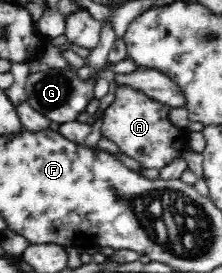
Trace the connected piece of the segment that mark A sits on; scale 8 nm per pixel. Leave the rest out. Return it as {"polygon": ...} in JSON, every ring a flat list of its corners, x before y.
{"polygon":[[120,85,115,90,113,102,103,114,100,133,102,137,112,140,119,152,139,162,141,168,160,170,179,157,182,140,186,136,172,125,169,112,170,107,166,103,155,101,130,85]]}

